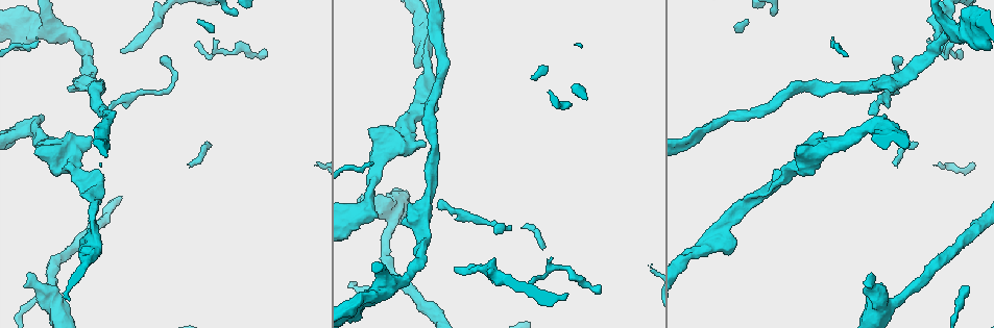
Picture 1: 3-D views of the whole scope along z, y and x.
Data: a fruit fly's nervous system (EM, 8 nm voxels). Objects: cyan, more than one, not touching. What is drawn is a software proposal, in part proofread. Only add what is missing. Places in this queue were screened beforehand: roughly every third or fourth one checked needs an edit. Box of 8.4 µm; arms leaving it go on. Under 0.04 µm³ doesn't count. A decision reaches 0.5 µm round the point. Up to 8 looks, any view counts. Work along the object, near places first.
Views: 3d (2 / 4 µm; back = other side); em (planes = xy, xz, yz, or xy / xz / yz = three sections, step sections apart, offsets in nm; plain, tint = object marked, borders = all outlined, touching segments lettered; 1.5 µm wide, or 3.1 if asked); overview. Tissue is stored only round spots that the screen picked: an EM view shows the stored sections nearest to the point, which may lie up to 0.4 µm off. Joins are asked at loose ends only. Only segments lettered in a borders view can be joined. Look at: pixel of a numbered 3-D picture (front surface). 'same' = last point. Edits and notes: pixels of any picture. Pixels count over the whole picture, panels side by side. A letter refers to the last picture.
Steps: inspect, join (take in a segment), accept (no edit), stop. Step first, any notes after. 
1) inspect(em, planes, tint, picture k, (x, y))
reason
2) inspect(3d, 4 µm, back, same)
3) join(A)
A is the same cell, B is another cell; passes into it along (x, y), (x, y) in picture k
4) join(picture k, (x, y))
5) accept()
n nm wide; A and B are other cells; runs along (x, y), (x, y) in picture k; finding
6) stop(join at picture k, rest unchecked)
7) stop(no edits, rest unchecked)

inspect(3d, 2 µm, picture 1, (870, 277))

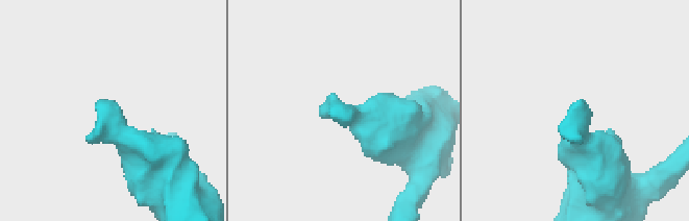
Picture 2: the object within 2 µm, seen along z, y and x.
inspect(em, planes, borders, picture 2, (96, 104))
need the tissue

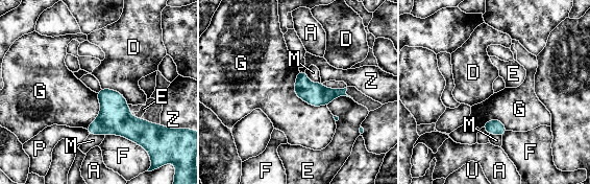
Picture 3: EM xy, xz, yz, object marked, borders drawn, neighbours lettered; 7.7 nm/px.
accept()
A, D, E, F, G, M, P, U and Z are other cells; border along (298, 71), (294, 92), (326, 106) in picture 3; no lettered segment goes on from it

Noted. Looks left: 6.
inspect(em, xy, step 8, tint, picture 1, (371, 220))
three-way junction

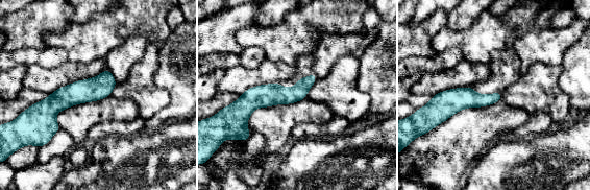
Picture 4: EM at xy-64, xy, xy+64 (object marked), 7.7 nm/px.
inspect(em, planes, tint, same)

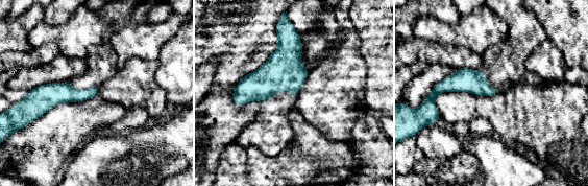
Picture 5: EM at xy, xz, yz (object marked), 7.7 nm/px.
inspect(em, planes, borders, same)
what lies round it

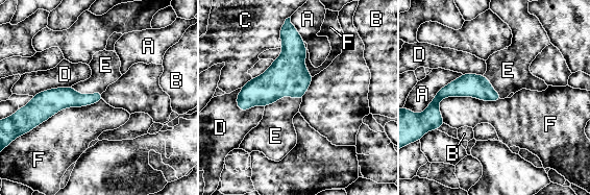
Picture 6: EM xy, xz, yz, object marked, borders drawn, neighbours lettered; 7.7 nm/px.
join(picture 6, (276, 127))
110 nm wide; F touches over 500 nm; E is the same cell, A, B, C, D and F are other cells; it goes on there

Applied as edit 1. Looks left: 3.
inspect(em, yz, step 8, borders, picture 1, (421, 144))
an open end

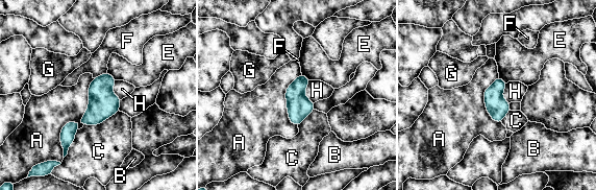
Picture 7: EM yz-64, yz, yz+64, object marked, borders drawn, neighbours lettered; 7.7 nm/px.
accept()
A, B, C, E, F, G and H are other cells; runs along (106, 75), (101, 103), (64, 144) in picture 7; none of them fits

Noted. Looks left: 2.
stop(join at picture 6, rest unchecked)

